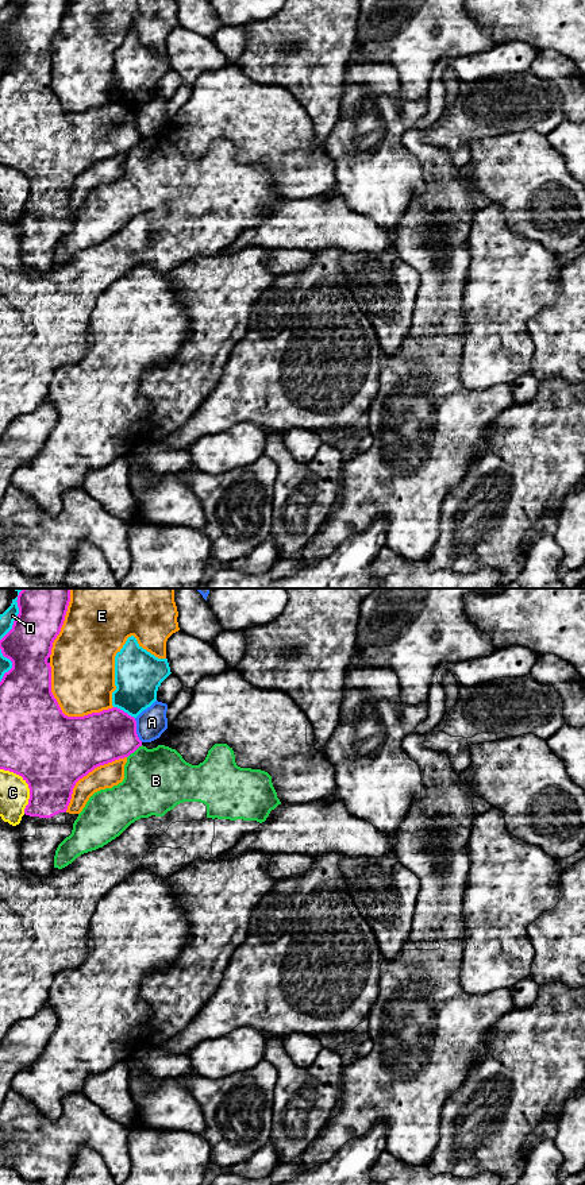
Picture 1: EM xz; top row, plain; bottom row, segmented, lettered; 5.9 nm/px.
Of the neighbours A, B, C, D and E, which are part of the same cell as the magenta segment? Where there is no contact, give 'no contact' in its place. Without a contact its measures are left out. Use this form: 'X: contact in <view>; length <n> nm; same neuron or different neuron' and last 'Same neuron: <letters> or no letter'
A: contact in xz; length 150 nm; different neuron
B: contact in xz; length 120 nm; different neuron
C: contact in xz; length 300 nm; different neuron
D: contact in xz; length 240 nm; different neuron
E: contact in xz; length 460 nm; different neuron
Same neuron: no letter

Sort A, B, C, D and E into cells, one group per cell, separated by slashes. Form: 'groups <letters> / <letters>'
groups A / B / C / D / E

